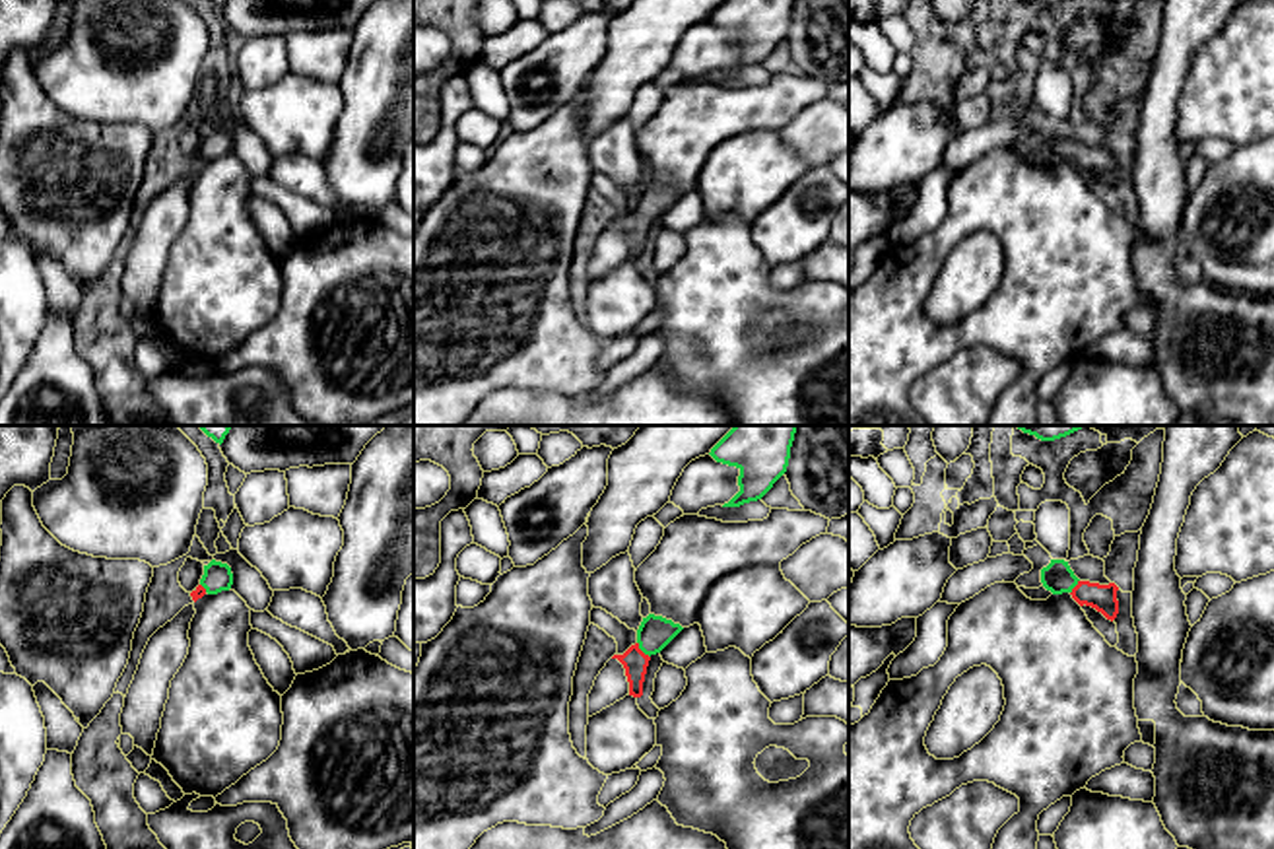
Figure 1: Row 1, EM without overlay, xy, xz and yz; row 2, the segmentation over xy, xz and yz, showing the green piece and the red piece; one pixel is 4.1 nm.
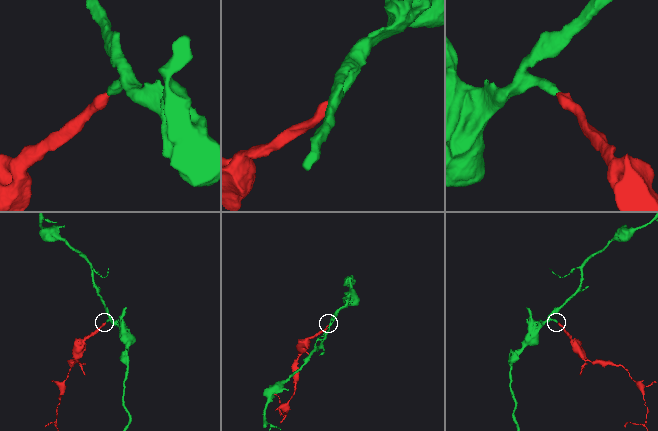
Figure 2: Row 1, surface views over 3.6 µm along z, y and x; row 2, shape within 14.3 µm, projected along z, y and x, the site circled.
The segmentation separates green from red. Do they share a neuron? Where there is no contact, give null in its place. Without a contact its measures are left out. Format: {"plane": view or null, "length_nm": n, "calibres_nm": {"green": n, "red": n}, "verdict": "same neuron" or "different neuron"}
{"plane": "xz", "length_nm": 90, "calibres_nm": {"green": 140, "red": 100}, "verdict": "same neuron"}

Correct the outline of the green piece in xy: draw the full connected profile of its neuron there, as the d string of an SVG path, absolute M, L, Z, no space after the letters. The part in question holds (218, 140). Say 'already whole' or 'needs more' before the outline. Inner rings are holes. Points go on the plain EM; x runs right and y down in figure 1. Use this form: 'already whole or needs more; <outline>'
needs more; M212 124L208 130L204 130L204 140L200 144L200 150L190 157L192 165L196 167L206 157L218 159L221 155L229 155L233 150L233 138L227 128Z

